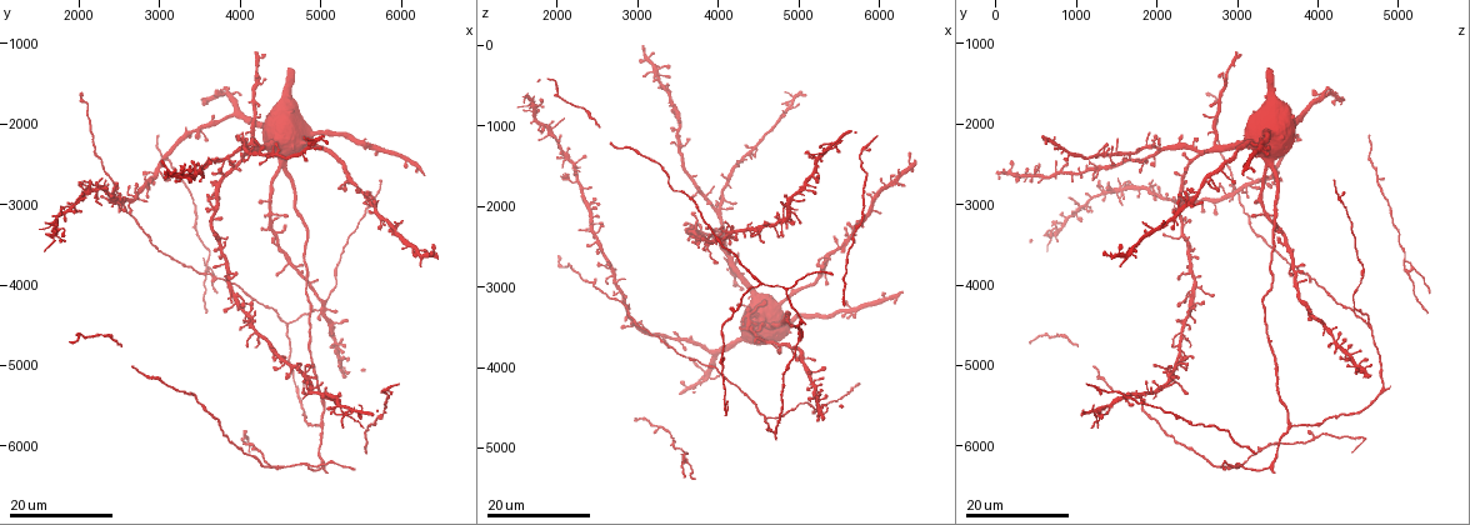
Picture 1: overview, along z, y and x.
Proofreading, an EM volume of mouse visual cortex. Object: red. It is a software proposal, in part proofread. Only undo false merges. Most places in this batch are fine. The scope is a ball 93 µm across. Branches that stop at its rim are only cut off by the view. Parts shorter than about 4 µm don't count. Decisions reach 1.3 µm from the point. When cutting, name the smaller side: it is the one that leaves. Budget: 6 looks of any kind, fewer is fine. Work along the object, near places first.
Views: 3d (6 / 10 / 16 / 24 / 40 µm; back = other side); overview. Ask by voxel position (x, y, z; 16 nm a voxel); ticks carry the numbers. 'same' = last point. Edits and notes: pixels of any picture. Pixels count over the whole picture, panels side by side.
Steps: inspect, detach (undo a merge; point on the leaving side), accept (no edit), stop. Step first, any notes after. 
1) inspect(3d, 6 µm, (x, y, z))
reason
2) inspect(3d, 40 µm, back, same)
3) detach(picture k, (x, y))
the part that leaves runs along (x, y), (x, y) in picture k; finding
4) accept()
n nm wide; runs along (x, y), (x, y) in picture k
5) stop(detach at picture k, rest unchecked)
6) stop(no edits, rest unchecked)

inspect(3d, 16 µm, (3850, 4050, 2500))
looks like a crossing

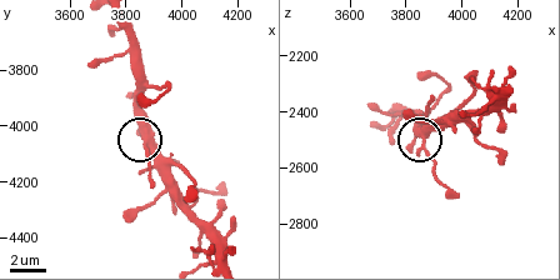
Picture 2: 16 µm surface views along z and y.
inspect(3d, 6 µm, (3880, 4030, 2490))

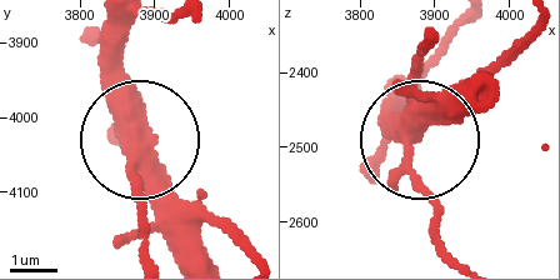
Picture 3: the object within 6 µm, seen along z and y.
accept()
runs along (393, 103), (409, 174), (440, 221), (440, 254) in picture 3; all the same cell

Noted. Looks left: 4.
inspect(3d, 24 µm, (4400, 3100, 3350))
small branch off a trunk

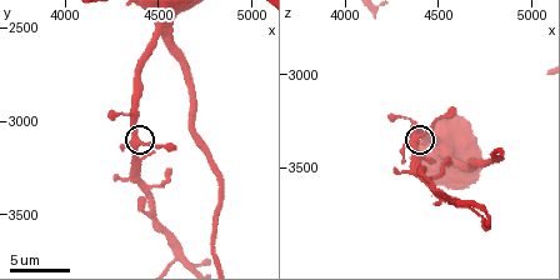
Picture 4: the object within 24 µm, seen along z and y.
inspect(3d, 6 µm, (4400, 3120, 3340))

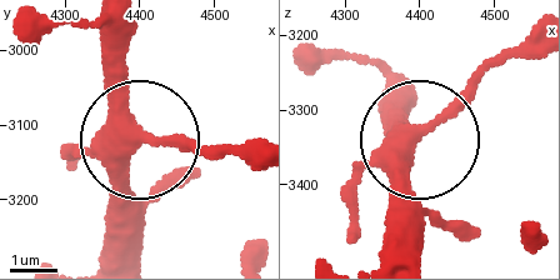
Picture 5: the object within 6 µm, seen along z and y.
accept()
4 arms; continuous, no second cell

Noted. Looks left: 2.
inspect(3d, 24 µm, (5000, 5750, 3650))
a fork

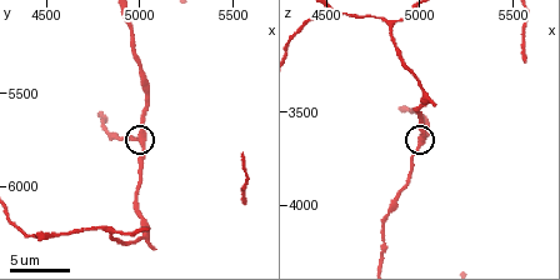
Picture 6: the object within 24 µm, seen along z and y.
inspect(3d, 6 µm, (5000, 5740, 3680))

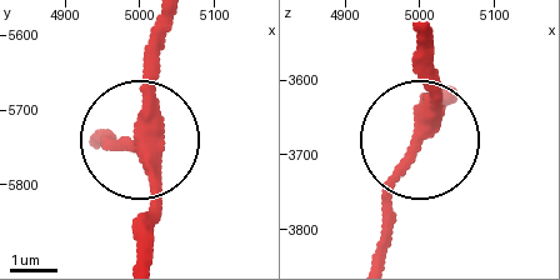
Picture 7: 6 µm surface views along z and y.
accept()
3 arms; runs along (160, 20), (136, 151), (149, 255) in picture 7; continuous, no second cell

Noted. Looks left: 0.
stop(no edits, rest unchecked)

